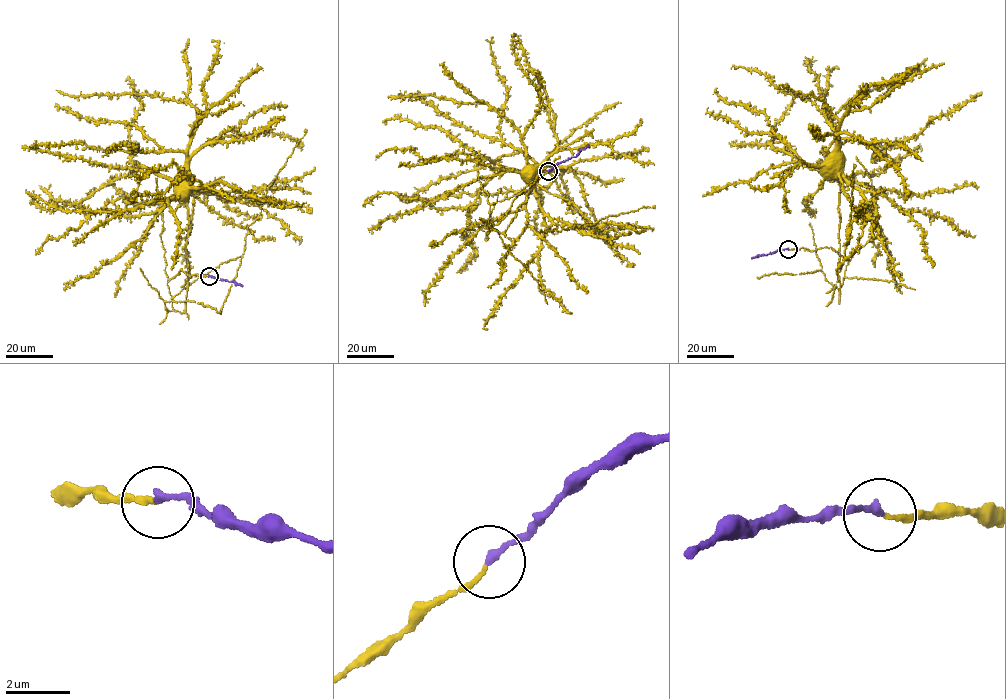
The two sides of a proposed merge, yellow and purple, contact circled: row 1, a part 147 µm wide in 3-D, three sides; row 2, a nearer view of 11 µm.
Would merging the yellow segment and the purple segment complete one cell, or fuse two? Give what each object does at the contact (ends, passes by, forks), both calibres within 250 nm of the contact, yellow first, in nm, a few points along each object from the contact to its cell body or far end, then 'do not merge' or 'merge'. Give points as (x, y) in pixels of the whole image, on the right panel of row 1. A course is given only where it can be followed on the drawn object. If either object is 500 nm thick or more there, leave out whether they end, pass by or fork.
yellow ends there; purple ends there; 140 nm thick on the yellow side, 220 nm on the other; yellow runs (788, 249), (831, 248), (849, 260), (877, 234), (870, 212), (875, 198), (873, 189), (846, 179), (831, 164); purple runs (788, 249), (751, 258); merge

